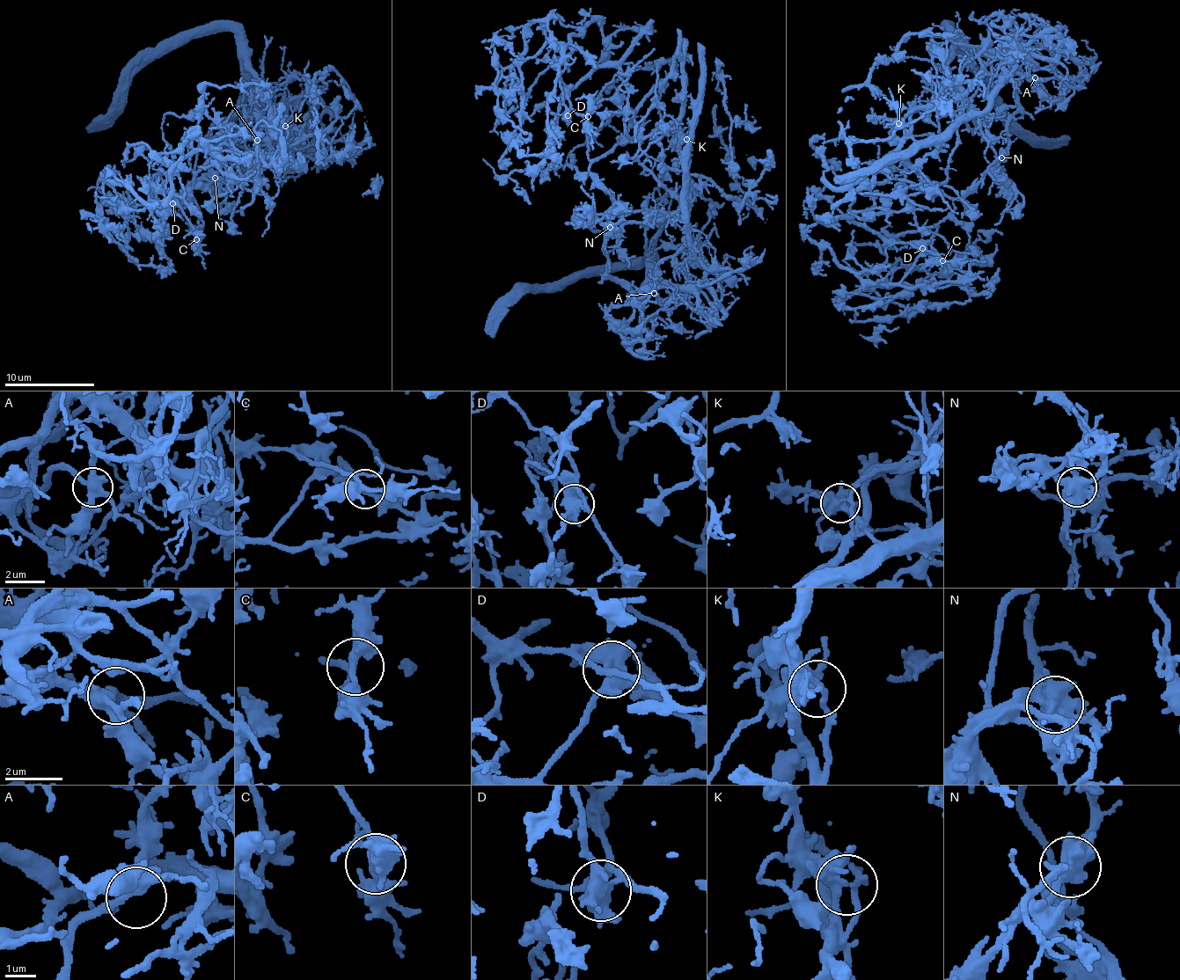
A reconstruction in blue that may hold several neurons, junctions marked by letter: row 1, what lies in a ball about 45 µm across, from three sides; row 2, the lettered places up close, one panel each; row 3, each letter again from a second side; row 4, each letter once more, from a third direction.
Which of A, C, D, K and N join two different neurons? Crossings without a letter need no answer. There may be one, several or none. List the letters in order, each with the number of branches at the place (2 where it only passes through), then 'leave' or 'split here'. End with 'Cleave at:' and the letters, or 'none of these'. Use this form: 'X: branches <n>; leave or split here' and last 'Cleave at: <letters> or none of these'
A: branches 4; leave
C: branches 4; leave
D: branches 6; split here
K: branches 6; split here
N: branches 4; split here
Cleave at: D, K, N

